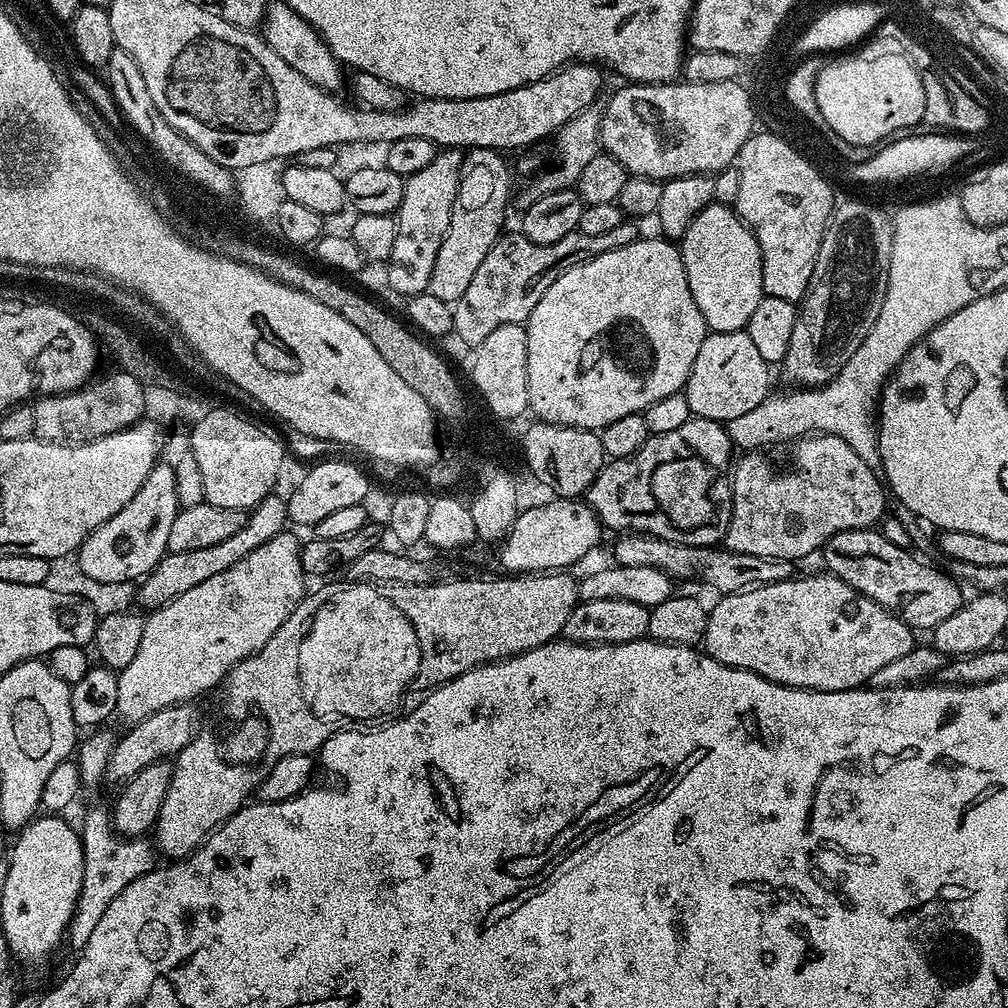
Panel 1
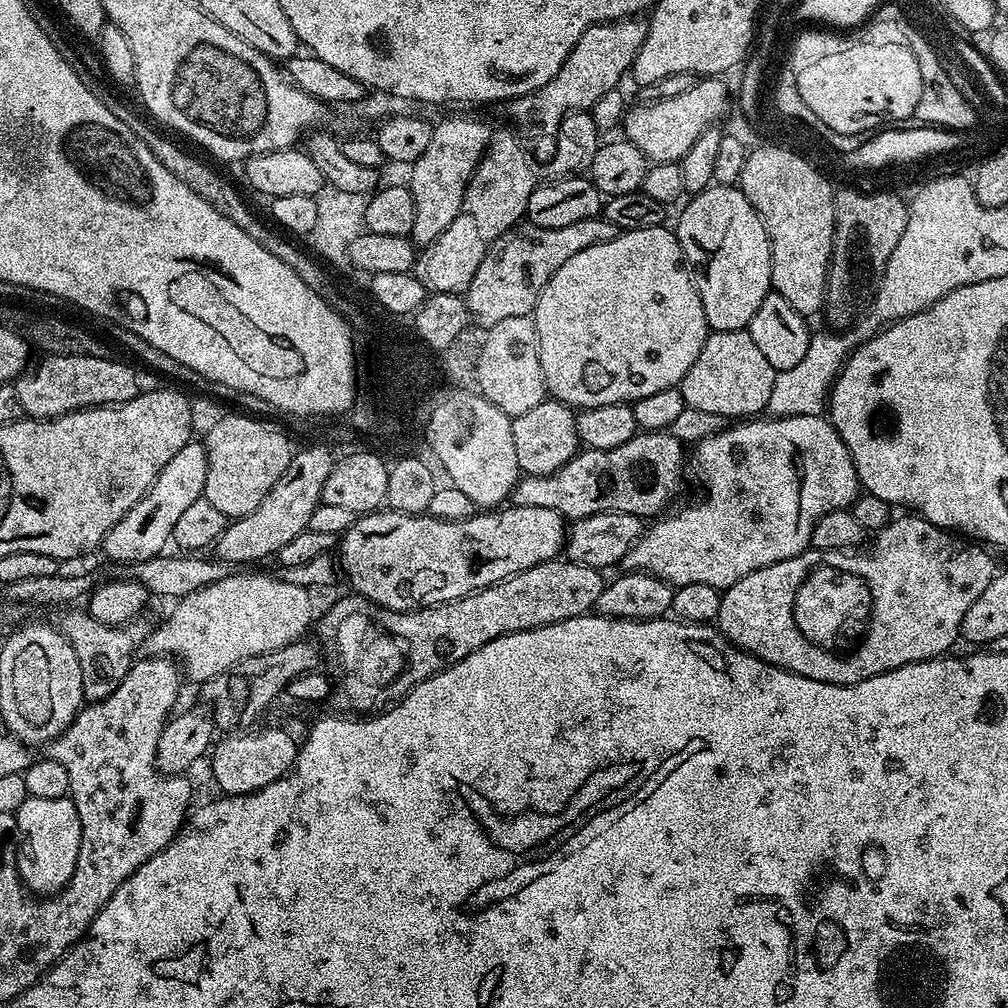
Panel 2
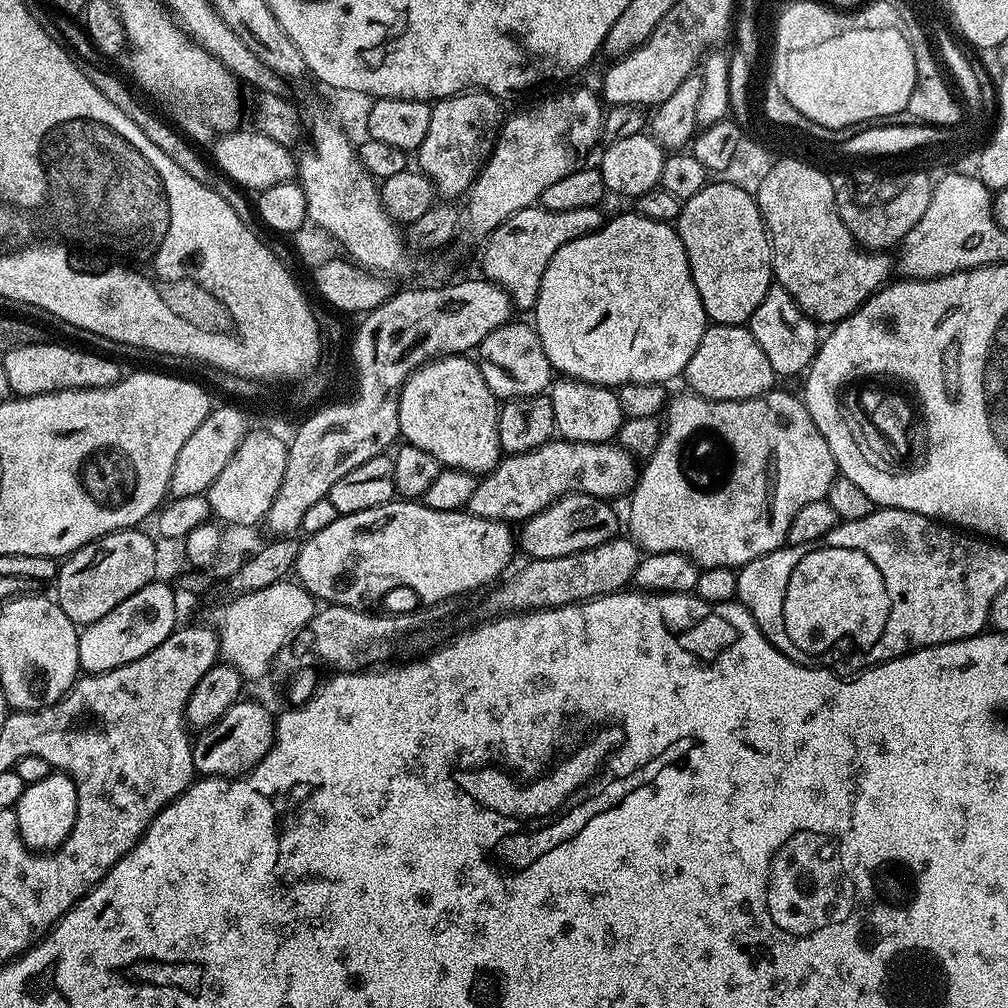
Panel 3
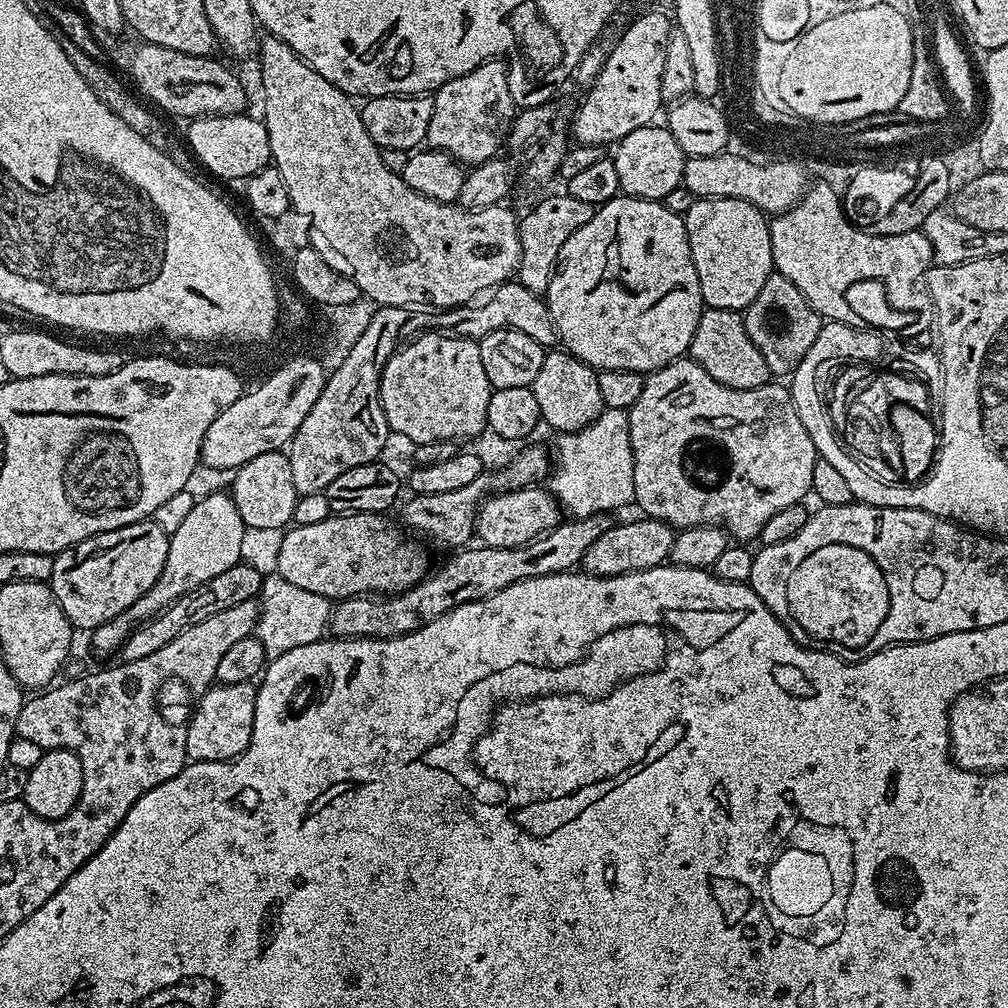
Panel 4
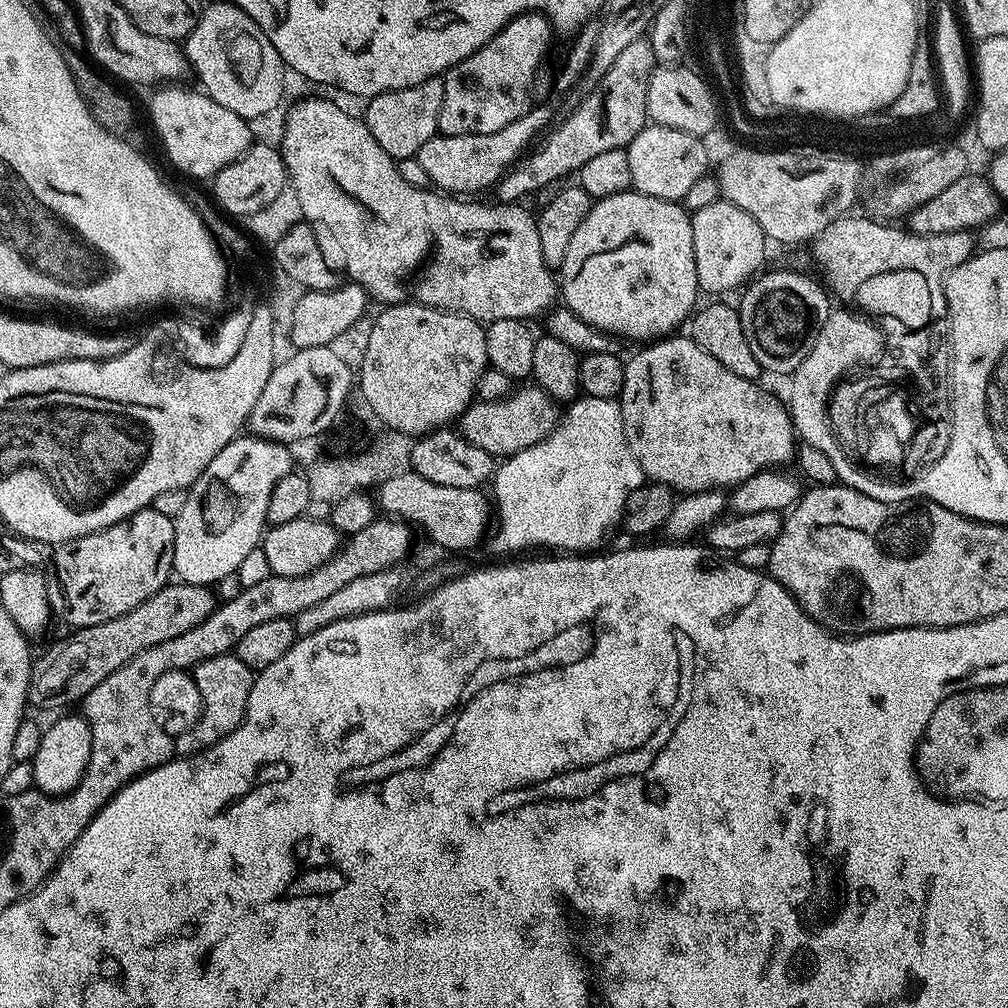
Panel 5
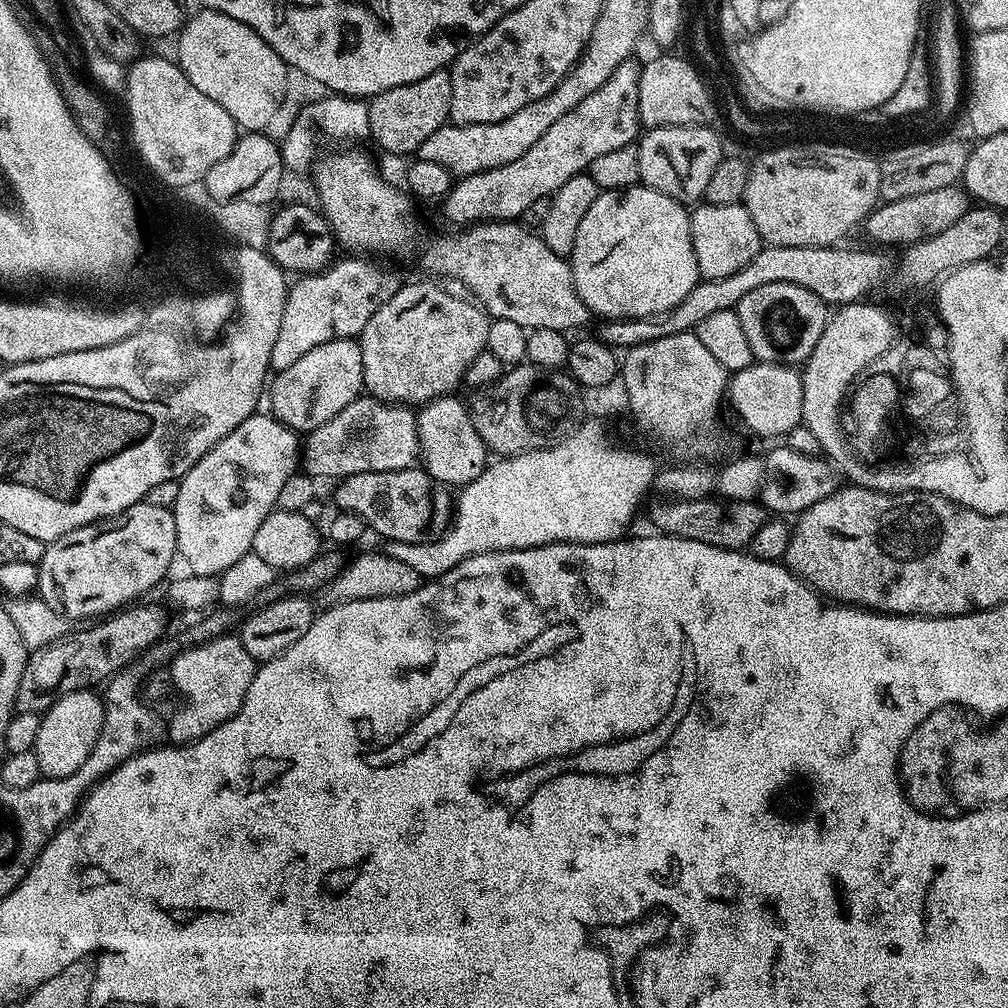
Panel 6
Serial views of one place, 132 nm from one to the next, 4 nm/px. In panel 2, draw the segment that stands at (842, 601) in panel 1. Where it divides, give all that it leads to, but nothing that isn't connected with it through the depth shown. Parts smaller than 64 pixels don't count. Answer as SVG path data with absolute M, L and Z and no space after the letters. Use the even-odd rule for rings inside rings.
M897 515L881 532L875 533L876 545L872 552L876 556L860 550L812 548L799 552L794 558L754 570L746 574L746 578L738 578L734 586L723 589L715 619L720 632L731 644L767 664L827 684L857 684L919 660L934 660L951 653L952 643L961 639L960 627L966 610L970 610L978 594L990 586L998 565L987 547L939 528L922 516L904 515L908 516ZM850 558L872 570L868 574L874 594L872 624L866 624L864 618L856 618L856 614L840 614L838 608L832 606L832 572L838 572L836 566L840 566L840 560Z

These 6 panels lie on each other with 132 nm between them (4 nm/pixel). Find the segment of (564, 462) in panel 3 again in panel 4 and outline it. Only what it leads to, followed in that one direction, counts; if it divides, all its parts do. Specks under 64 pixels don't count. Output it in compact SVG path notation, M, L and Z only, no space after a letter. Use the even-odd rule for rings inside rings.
M531 444L524 446L529 448L522 449L505 468L500 468L497 472L485 470L478 478L474 478L474 482L462 486L462 490L450 490L446 494L413 495L408 498L412 500L404 504L405 525L403 524L403 527L425 541L433 540L436 544L445 544L448 550L456 550L467 545L471 541L468 539L473 539L476 530L476 514L489 496L502 492L514 492L519 488L530 488L549 479L549 449L547 452L542 445Z

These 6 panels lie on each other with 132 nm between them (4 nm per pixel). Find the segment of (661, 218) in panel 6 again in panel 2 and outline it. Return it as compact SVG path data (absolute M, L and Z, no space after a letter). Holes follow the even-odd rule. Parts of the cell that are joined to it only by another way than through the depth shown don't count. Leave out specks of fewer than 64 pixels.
M668 226L620 232L614 238L610 238L610 242L602 242L598 246L578 250L578 254L574 254L574 258L570 258L570 262L558 266L558 270L552 275L550 282L546 282L546 286L540 291L540 296L536 300L534 319L538 334L542 374L547 391L573 410L610 406L611 404L632 404L642 398L647 398L649 394L658 394L658 390L677 387L680 379L686 374L686 370L690 370L690 366L694 366L694 358L698 358L698 350L702 350L710 331L706 322L706 314L702 310L702 298L698 294L696 283L692 281L691 271L685 265L684 255L675 231Z

